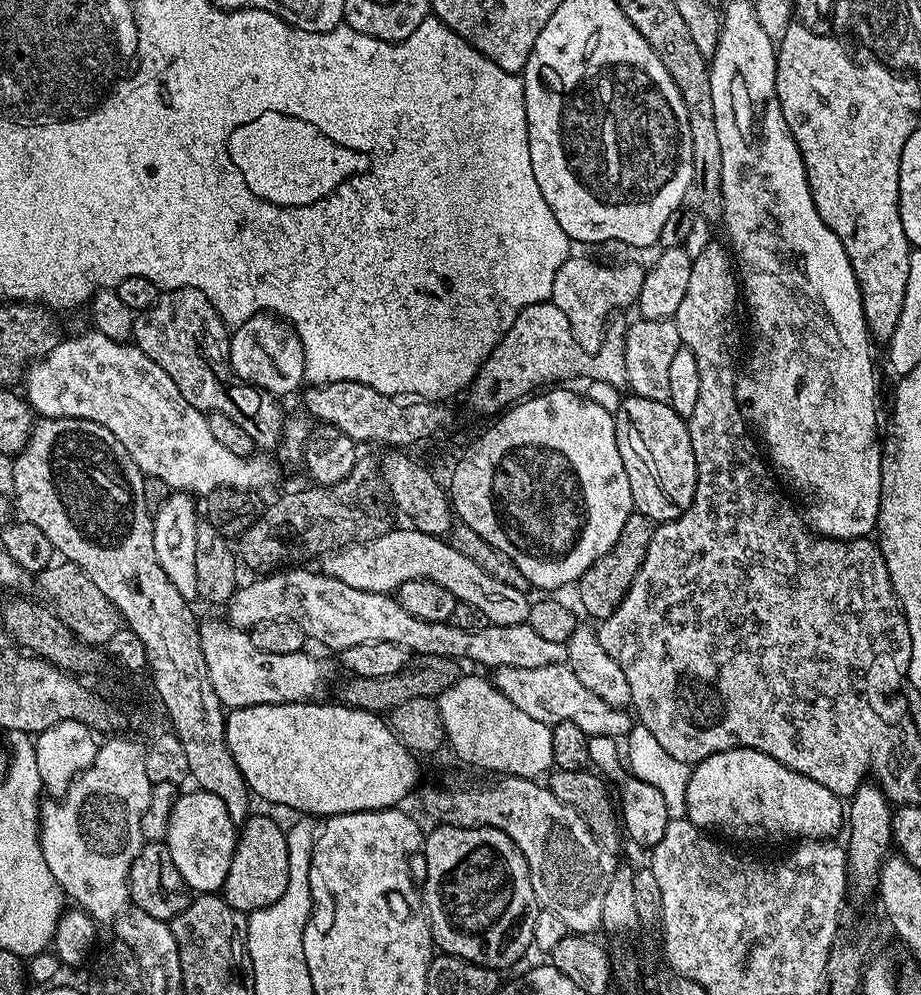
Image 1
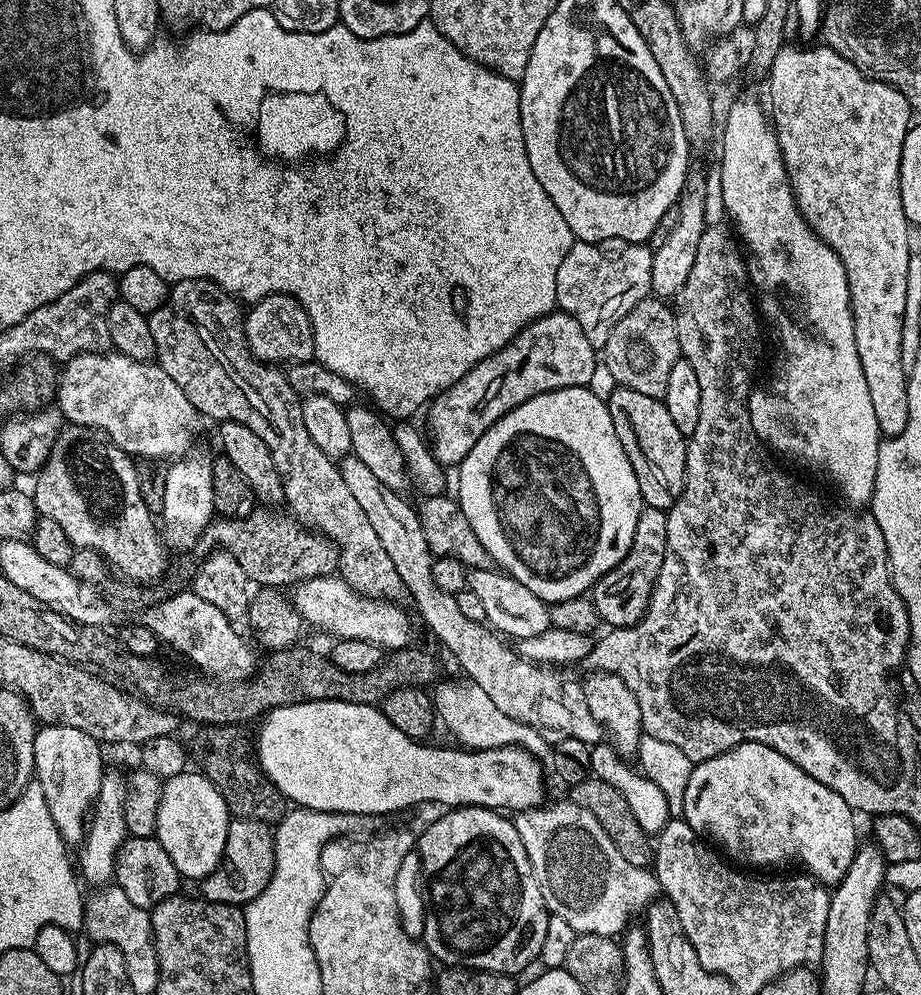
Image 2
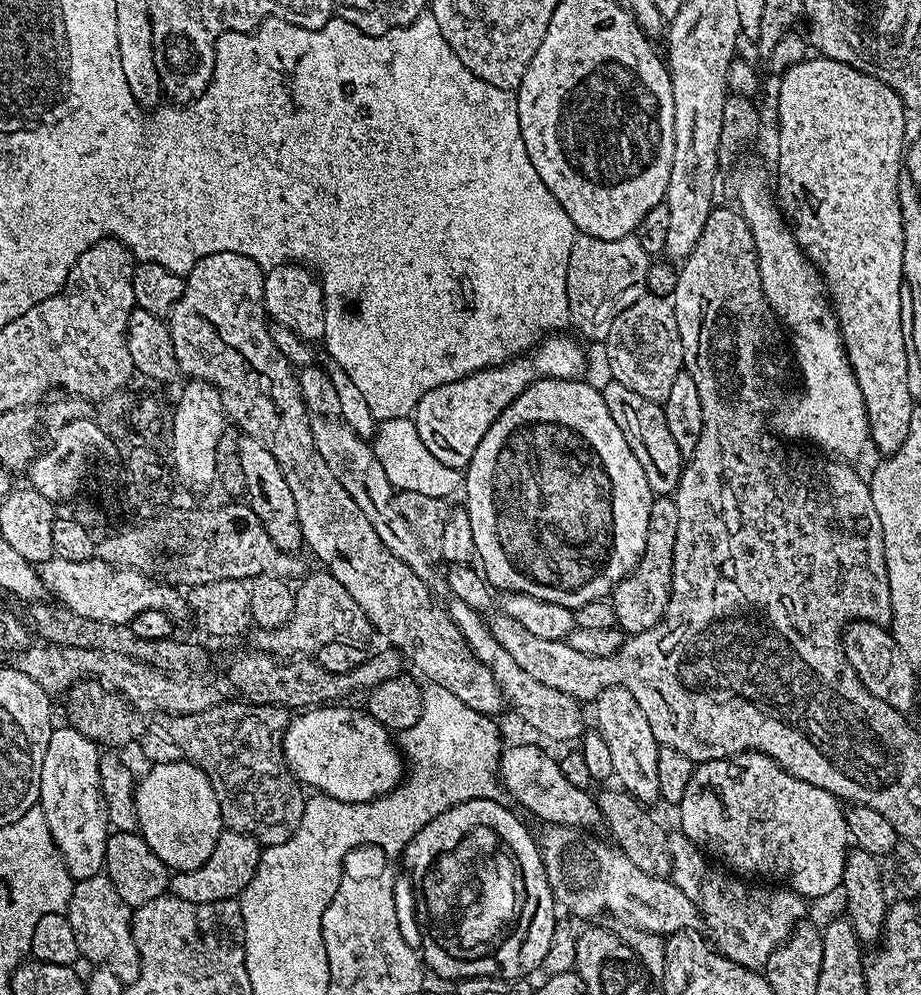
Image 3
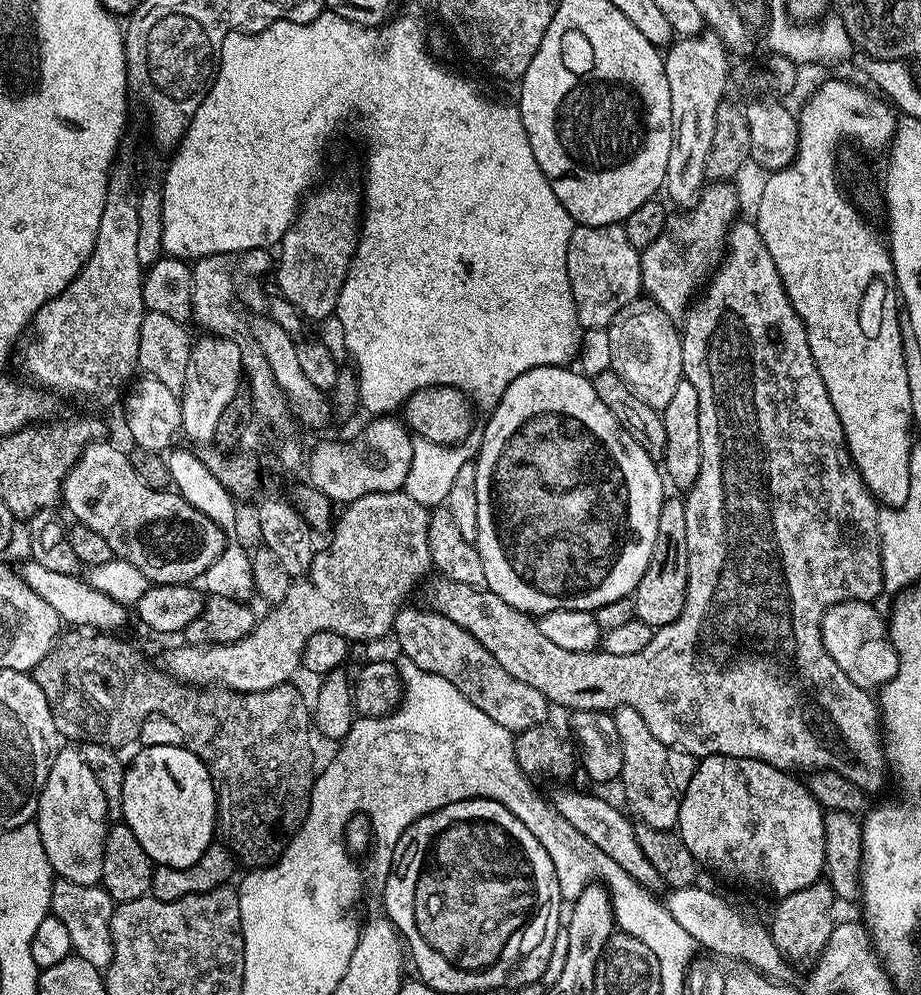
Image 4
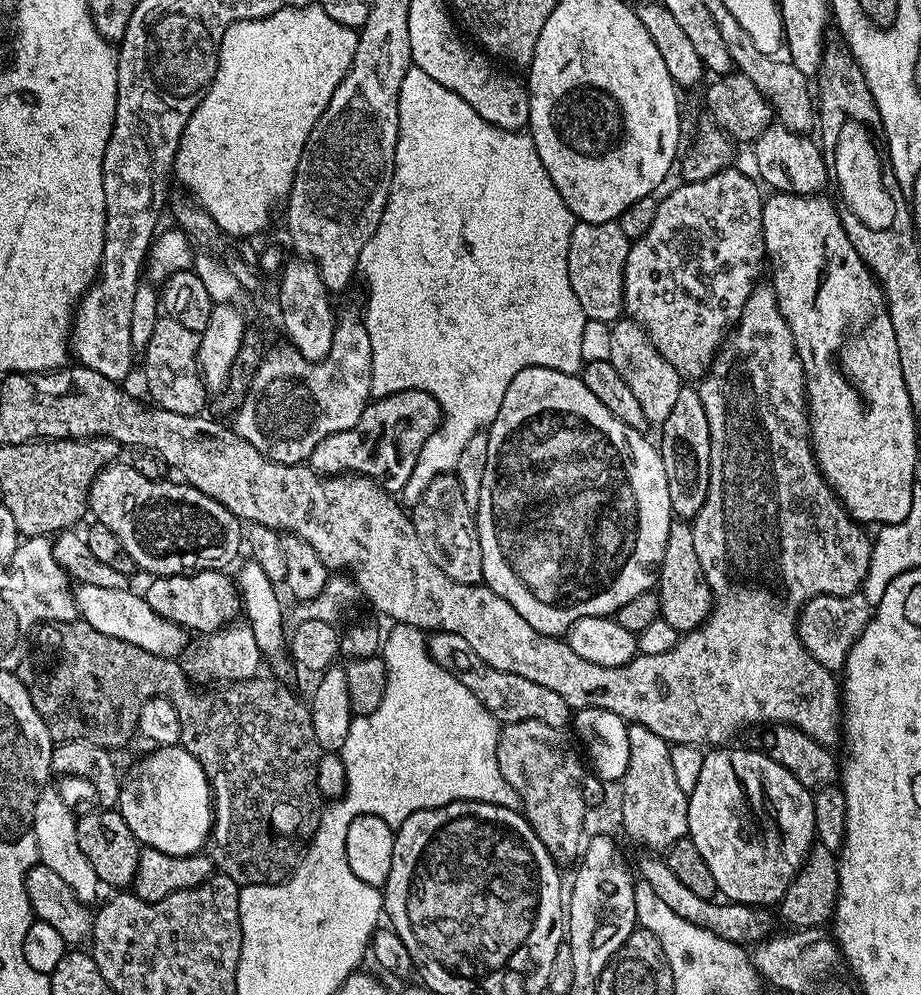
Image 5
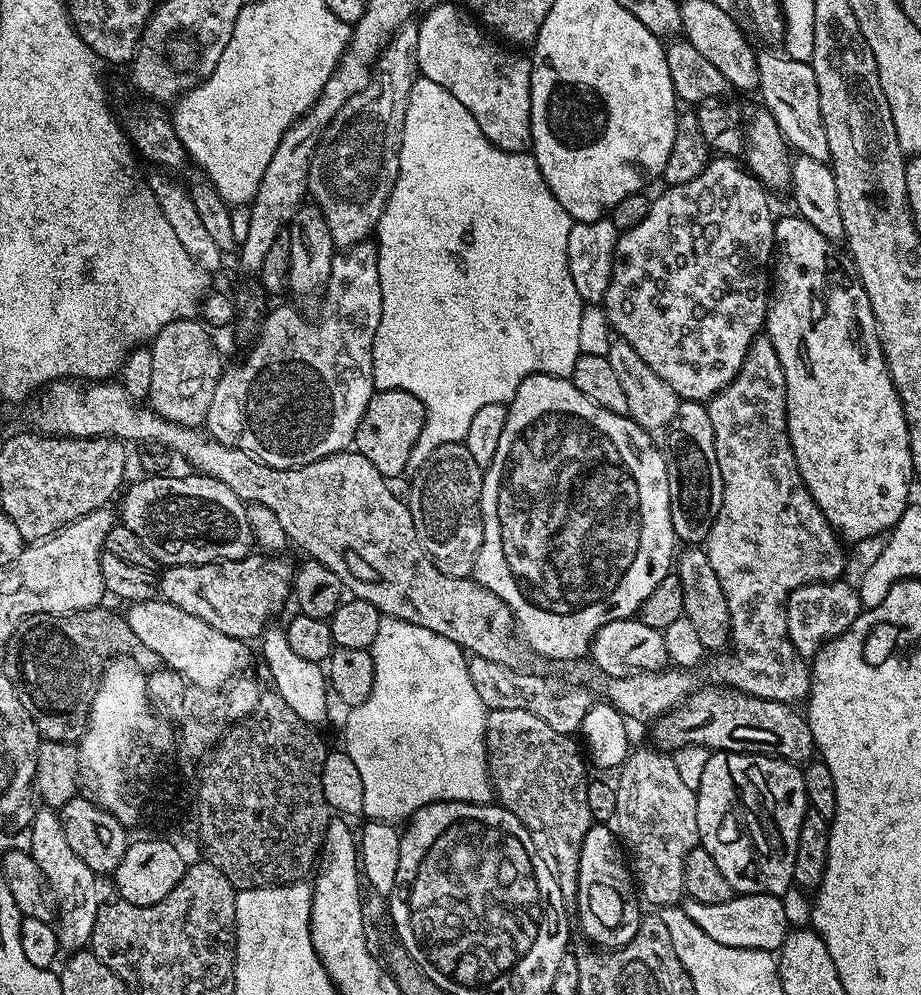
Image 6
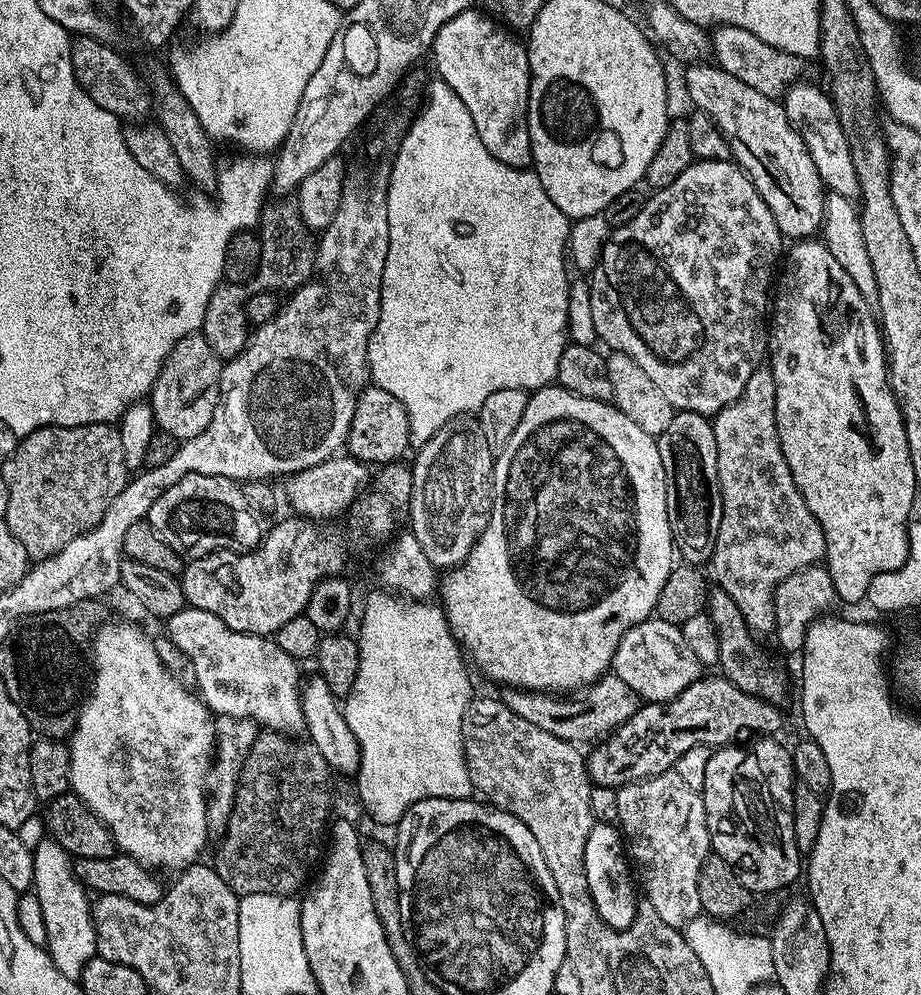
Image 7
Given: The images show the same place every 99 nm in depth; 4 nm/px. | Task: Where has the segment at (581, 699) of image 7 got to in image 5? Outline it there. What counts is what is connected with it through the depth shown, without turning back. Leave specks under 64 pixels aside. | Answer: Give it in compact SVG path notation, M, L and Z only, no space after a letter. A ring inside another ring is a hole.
M434 632L427 637L427 642L428 653L434 658L434 662L438 662L438 666L442 666L442 670L454 674L458 678L458 682L462 682L462 686L466 686L466 690L470 690L470 694L474 694L474 698L478 698L478 702L482 702L482 706L486 706L486 710L490 710L490 714L495 720L504 724L513 724L519 720L537 720L546 722L546 726L554 726L559 729L563 729L569 723L569 706L565 700L558 698L558 694L554 694L554 690L546 690L546 686L538 686L538 682L530 682L530 678L494 670L494 666L482 662L482 658L478 658L478 654L474 654L474 650L470 650L466 638L458 638L458 634L449 632Z

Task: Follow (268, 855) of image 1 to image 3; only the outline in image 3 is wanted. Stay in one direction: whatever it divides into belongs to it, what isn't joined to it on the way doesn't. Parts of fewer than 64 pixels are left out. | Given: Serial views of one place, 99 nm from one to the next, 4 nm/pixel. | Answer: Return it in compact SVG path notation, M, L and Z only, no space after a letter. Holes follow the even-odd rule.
M231 830L221 831L218 842L210 854L210 858L206 858L206 862L202 862L202 866L198 866L194 870L186 870L185 872L173 871L171 873L171 895L182 898L186 902L198 902L199 904L202 902L235 900L246 890L246 886L250 886L250 878L254 878L254 870L258 870L258 866L260 865L261 851L262 845L252 836Z

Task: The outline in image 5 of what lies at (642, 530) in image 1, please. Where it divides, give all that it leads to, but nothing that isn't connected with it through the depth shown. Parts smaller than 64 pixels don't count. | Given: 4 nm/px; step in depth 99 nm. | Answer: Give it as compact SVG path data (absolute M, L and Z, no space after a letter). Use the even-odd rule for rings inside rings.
M679 518L673 519L666 538L666 550L662 554L658 573L658 595L660 598L660 619L670 622L678 634L692 632L704 623L712 611L712 592L704 575L700 573L698 553L694 551L694 534L691 523Z

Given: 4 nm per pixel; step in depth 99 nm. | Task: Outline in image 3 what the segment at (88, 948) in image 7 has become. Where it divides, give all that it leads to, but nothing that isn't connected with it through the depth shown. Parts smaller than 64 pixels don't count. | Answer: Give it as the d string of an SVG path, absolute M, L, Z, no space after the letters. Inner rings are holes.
M71 726L53 727L50 742L46 746L46 758L42 758L42 782L40 783L40 802L38 807L50 826L52 841L58 846L66 862L66 870L73 881L94 878L104 872L106 842L110 835L108 807L104 805L104 795L100 789L101 749L90 738Z

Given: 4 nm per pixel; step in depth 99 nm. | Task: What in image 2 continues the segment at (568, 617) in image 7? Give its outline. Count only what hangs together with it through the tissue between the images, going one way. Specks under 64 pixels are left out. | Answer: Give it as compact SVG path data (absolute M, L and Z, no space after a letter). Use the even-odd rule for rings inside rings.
M586 386L559 388L553 392L538 394L522 402L522 406L507 412L501 420L494 422L494 426L490 426L490 430L486 430L486 434L482 434L482 438L478 438L478 442L474 442L474 450L466 454L466 458L458 466L458 472L460 472L460 481L456 484L455 495L458 497L462 514L466 514L466 522L470 522L474 530L476 542L486 546L486 554L490 554L493 565L499 571L507 572L518 582L522 582L522 586L526 586L533 594L538 594L538 598L542 598L549 605L562 602L566 598L591 593L598 578L614 570L614 566L618 566L618 562L626 558L630 550L630 542L634 542L634 530L638 527L640 512L646 507L638 490L638 478L634 474L634 466L630 466L630 458L614 430L614 422L610 418L607 403L595 396Z

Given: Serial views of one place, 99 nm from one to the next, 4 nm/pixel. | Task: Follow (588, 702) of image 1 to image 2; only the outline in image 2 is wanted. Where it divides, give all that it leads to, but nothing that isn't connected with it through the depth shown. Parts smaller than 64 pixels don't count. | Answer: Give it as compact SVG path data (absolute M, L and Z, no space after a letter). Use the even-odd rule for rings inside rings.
M349 454L339 461L338 467L342 479L354 494L358 506L366 514L382 550L390 554L390 562L398 570L407 595L412 595L424 624L444 643L444 648L460 663L471 683L482 686L482 691L502 710L502 714L538 730L545 742L555 742L566 738L578 738L578 742L589 746L599 744L605 739L604 728L590 714L586 706L583 687L563 676L563 671L543 664L531 664L524 660L487 623L471 620L458 610L455 595L443 592L432 577L433 554L427 546L426 534L420 525L420 518L415 507L410 508L399 493L390 490L380 482L362 460Z

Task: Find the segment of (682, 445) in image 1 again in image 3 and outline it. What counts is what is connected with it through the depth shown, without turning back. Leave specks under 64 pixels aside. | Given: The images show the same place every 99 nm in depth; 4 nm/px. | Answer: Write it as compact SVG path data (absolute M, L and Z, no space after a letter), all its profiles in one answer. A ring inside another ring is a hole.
M614 379L605 386L603 393L606 410L614 414L614 422L618 422L618 430L626 434L626 442L630 442L630 450L634 450L634 458L638 458L638 463L642 465L642 470L646 473L646 482L650 482L650 490L656 496L675 493L686 460L680 455L674 437L670 434L670 426L666 426L663 407L650 402L650 398L642 398L642 394L634 394L634 390L626 390L626 386L622 386Z

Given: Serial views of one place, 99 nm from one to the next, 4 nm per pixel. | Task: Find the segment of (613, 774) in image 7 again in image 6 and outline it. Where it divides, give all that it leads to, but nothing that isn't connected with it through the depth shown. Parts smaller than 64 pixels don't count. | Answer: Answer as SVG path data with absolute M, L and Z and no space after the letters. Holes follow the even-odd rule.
M727 686L711 687L697 687L692 695L687 696L681 704L677 704L667 714L655 720L651 725L653 740L651 740L651 743L659 751L671 754L682 746L697 744L717 752L751 752L753 756L776 756L780 760L789 761L797 766L813 759L812 735L803 711L795 712L797 709L793 705L774 702L773 700L763 700L745 692L738 692L735 688Z

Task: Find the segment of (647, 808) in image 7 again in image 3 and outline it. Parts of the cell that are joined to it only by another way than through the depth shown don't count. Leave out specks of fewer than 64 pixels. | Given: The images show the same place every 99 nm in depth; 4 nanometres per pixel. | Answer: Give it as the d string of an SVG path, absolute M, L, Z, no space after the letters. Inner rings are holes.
M607 688L598 694L594 701L596 708L595 731L606 742L610 749L612 771L619 787L631 794L645 806L652 806L660 800L660 786L658 784L658 754L660 743L654 738L654 730L650 730L650 721L646 718L642 706L634 702L634 694L625 688Z

